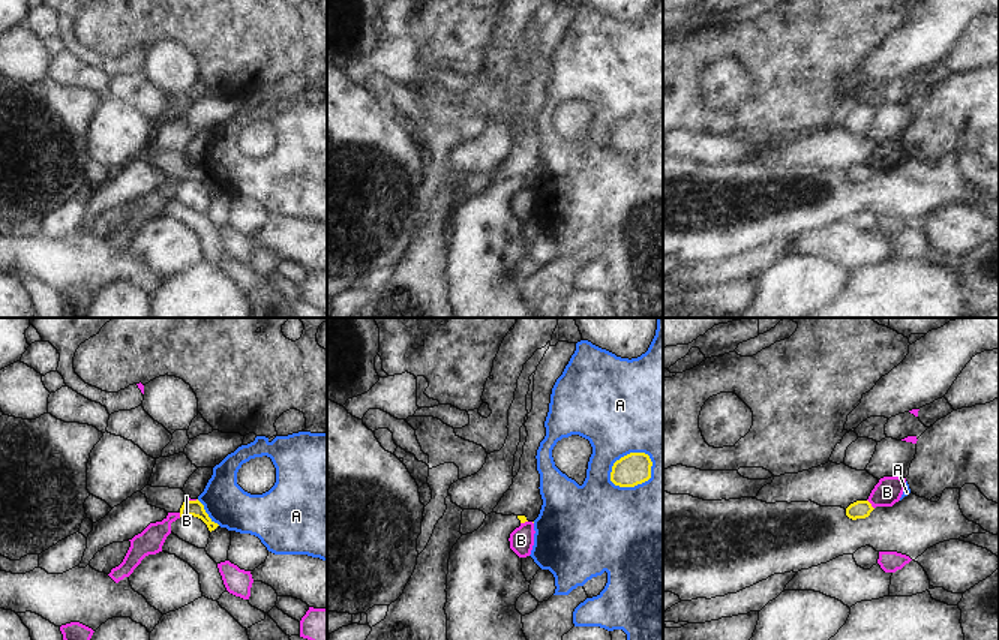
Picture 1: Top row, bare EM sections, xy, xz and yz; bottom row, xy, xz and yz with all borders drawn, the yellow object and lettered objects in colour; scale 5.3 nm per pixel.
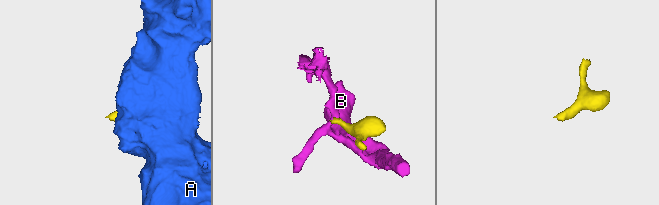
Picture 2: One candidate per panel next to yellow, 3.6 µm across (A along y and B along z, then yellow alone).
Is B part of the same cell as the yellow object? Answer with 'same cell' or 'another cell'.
another cell

